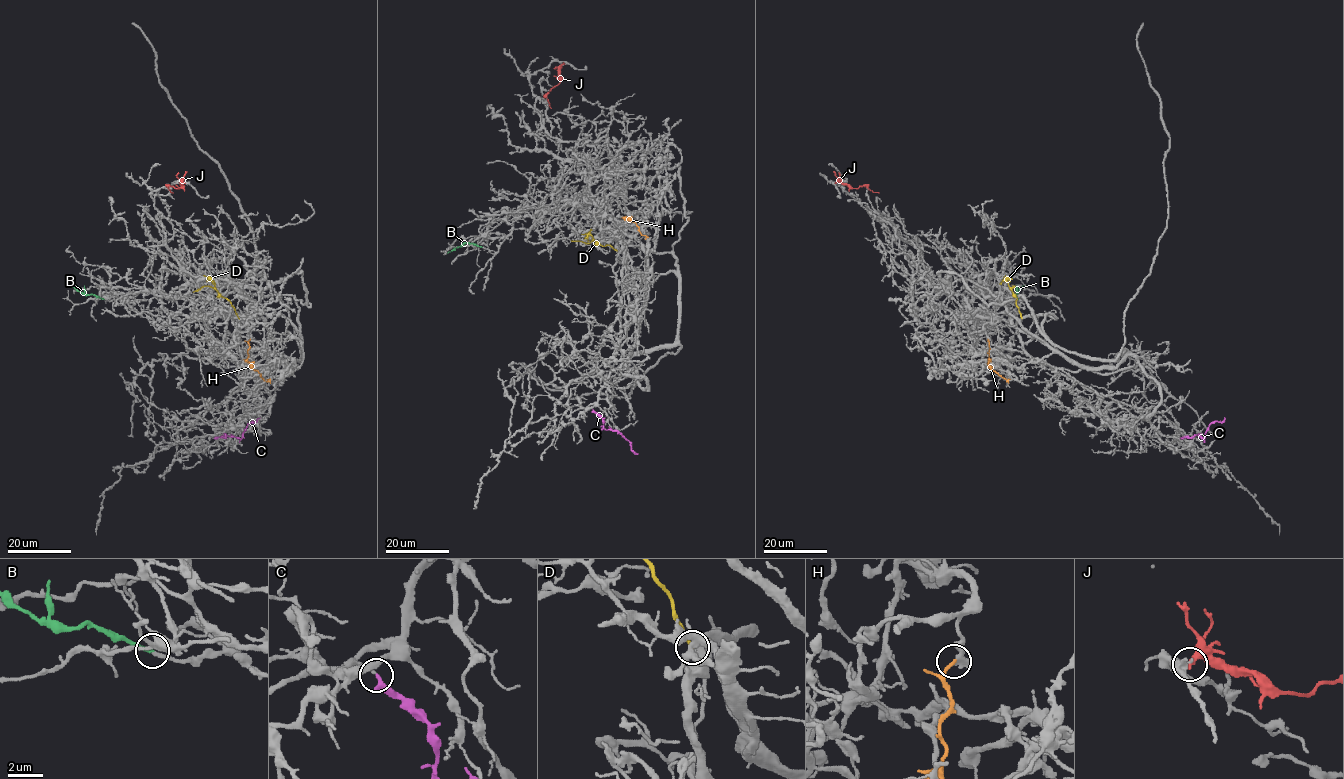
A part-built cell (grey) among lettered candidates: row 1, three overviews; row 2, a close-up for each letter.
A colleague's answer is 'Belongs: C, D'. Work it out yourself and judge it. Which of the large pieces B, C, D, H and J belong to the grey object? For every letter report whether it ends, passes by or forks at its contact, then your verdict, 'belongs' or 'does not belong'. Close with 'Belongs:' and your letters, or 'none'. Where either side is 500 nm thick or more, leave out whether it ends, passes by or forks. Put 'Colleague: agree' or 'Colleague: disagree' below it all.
B: it ends | belongs
C: it ends | belongs
D: it ends | does not belong
H: does not belong
J: it ends | does not belong
Belongs: B, C
Colleague: disagree

